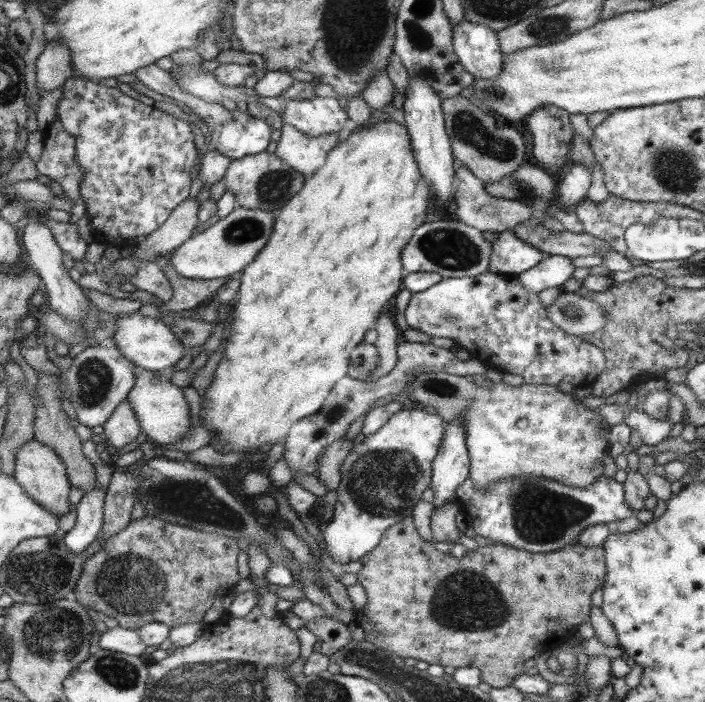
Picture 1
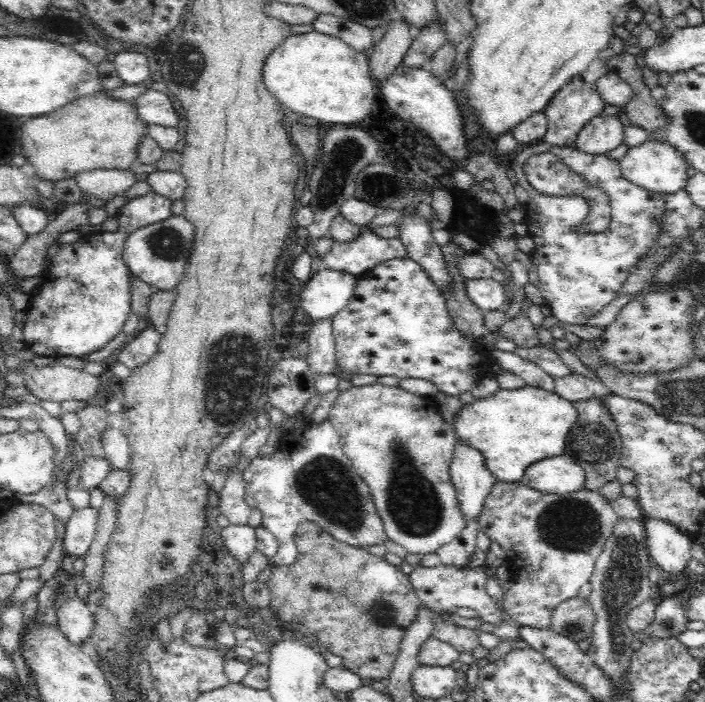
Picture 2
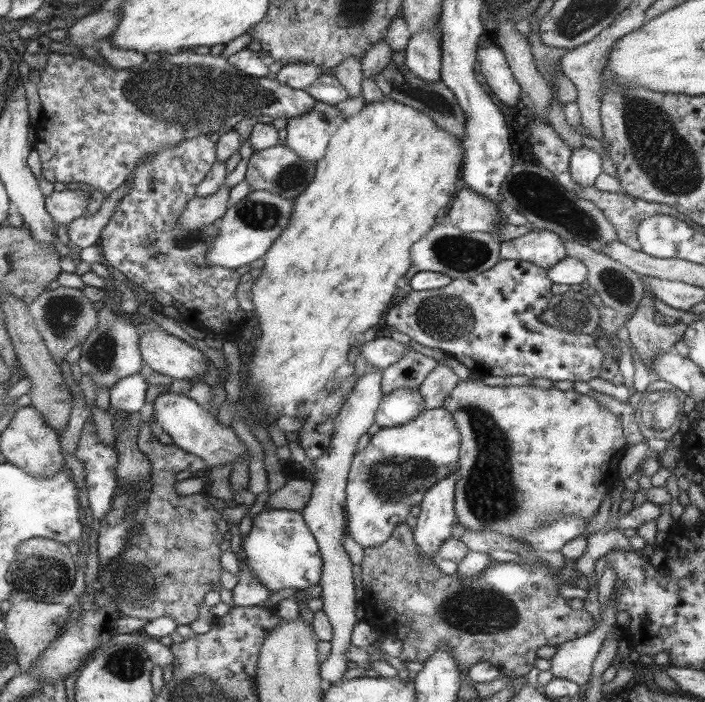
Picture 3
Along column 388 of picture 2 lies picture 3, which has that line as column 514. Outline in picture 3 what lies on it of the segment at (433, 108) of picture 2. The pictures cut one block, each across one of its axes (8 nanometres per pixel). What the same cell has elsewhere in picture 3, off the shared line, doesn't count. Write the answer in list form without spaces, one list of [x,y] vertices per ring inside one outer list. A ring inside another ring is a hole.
[[[488,41],[478,48],[479,72],[485,79],[485,84],[491,88],[492,95],[507,108],[513,108],[520,100],[519,88],[513,73],[510,71],[506,57],[497,44]]]

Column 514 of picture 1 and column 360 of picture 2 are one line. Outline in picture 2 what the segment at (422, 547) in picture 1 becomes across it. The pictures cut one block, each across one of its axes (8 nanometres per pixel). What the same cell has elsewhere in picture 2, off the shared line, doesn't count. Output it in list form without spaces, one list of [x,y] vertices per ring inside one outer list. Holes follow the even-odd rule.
[[[313,522],[298,524],[294,534],[297,547],[297,560],[289,566],[272,567],[270,580],[266,587],[270,590],[269,606],[278,613],[278,620],[304,624],[317,633],[320,646],[332,654],[342,656],[343,666],[355,672],[369,685],[372,680],[387,678],[399,654],[403,636],[413,620],[416,620],[421,601],[416,595],[409,576],[401,568],[388,564],[362,548],[351,548],[340,543]]]

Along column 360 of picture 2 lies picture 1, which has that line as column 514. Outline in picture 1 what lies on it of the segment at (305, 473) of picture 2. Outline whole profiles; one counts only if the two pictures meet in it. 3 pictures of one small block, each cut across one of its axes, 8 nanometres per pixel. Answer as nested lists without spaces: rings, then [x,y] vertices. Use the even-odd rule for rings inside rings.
[[[522,474],[507,476],[478,490],[467,478],[456,488],[455,500],[460,512],[471,520],[468,524],[477,536],[531,553],[557,551],[575,542],[593,524],[610,526],[637,513],[626,503],[622,484],[605,476],[585,488],[573,488],[540,476]]]

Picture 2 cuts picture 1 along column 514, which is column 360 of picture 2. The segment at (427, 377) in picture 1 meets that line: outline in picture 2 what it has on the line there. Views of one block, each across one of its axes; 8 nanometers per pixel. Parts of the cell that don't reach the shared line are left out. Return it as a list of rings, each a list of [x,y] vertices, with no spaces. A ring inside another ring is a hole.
[[[352,385],[338,394],[328,412],[327,418],[340,436],[343,453],[373,494],[388,539],[404,546],[407,553],[422,556],[436,553],[464,530],[468,520],[460,510],[456,489],[449,476],[455,430],[439,413],[435,399],[414,395],[400,386]]]

